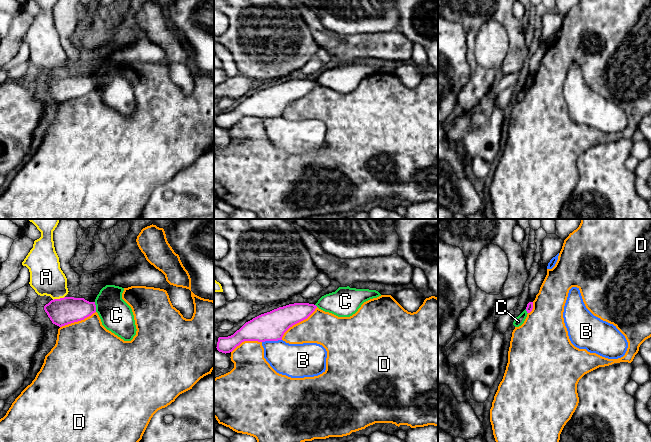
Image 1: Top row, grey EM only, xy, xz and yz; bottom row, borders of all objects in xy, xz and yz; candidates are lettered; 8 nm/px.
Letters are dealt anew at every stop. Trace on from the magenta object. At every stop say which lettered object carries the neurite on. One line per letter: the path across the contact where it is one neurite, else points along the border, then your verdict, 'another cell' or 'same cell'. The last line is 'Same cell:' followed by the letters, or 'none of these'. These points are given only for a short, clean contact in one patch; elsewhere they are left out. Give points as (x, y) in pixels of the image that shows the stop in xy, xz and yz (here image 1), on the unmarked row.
A: another cell
B: another cell
C: along xy (94, 78), (96, 87) | another cell
D: another cell
Same cell: none of these

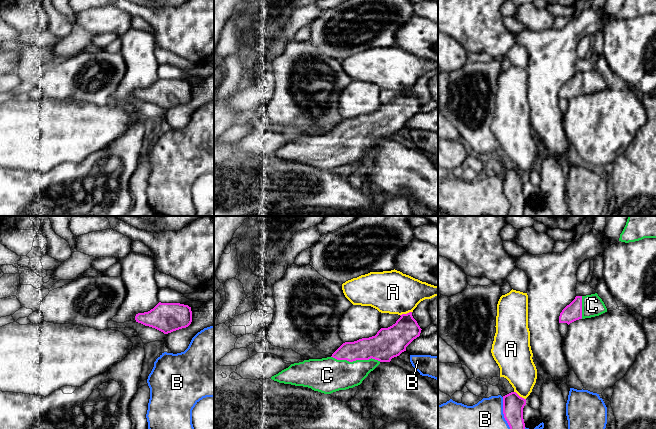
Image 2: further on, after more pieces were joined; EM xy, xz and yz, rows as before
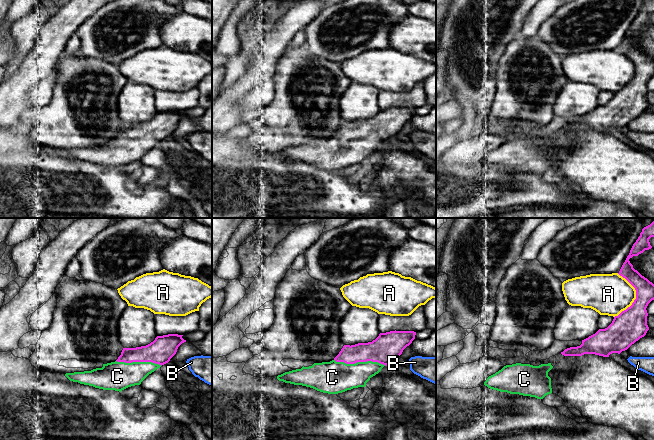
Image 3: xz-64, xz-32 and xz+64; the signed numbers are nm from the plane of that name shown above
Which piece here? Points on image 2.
A: another cell
B: another cell
C: across xz (384, 122), (356, 135), (345, 145), (330, 151) | same cell
Same cell: C

